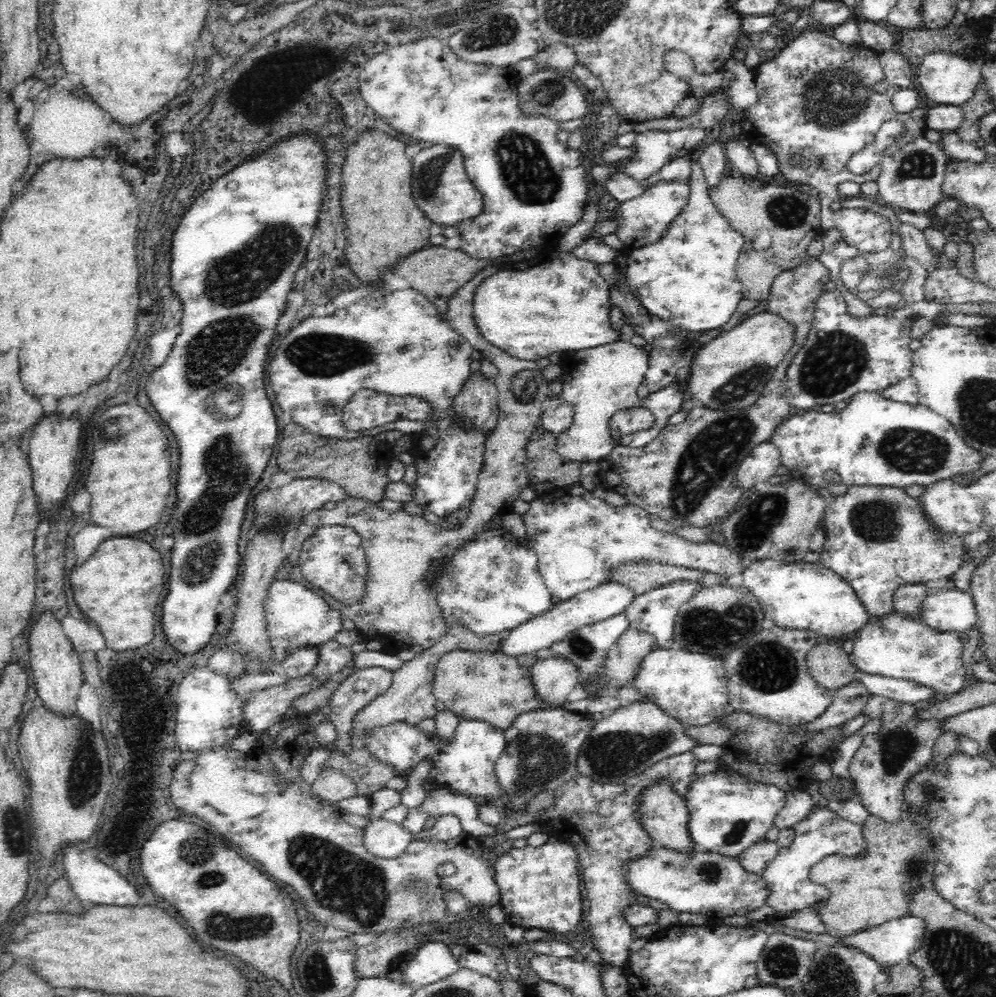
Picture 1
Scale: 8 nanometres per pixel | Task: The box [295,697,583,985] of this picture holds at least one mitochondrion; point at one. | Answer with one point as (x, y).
(398, 959)

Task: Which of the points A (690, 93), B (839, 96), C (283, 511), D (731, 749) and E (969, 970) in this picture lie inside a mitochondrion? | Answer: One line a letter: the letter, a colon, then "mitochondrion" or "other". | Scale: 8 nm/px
A: other
B: mitochondrion
C: mitochondrion
D: other
E: mitochondrion

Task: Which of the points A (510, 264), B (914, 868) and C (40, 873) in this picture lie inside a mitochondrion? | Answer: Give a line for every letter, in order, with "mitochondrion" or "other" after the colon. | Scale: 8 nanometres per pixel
A: other
B: mitochondrion
C: other

